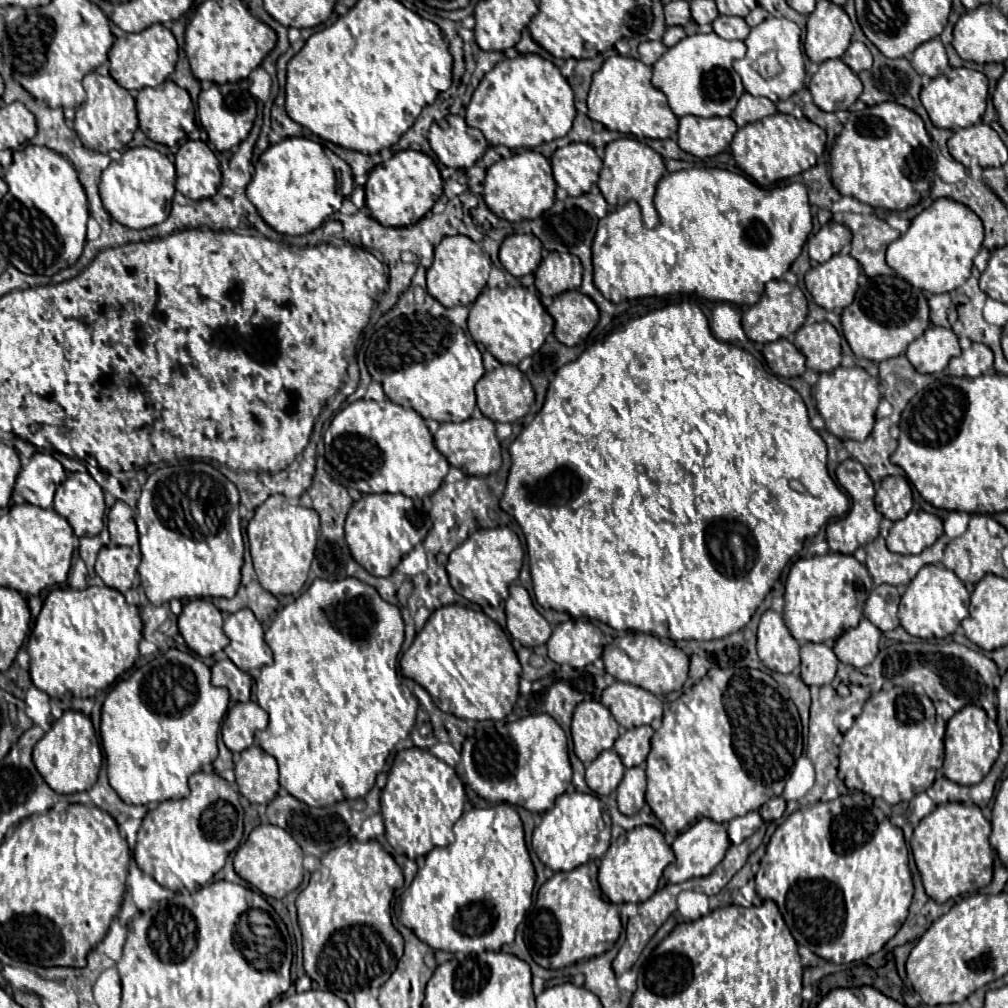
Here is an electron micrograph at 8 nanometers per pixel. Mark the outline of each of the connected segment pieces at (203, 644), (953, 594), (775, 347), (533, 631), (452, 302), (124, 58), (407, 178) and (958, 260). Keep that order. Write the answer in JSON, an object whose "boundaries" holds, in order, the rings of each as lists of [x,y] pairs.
{"boundaries":[[[[192,599],[183,606],[179,632],[187,646],[199,656],[213,656],[229,644],[223,632],[223,616],[207,599]]],[[[923,566],[907,586],[899,604],[901,626],[911,636],[923,640],[951,636],[967,616],[969,616],[969,592],[965,584],[955,576],[955,572],[943,566]]],[[[777,340],[777,342],[765,344],[763,356],[771,372],[783,378],[803,376],[807,370],[805,356],[789,340]]],[[[511,584],[509,600],[505,604],[507,630],[523,646],[547,644],[551,636],[549,622],[535,610],[529,592],[521,584]]],[[[445,236],[435,246],[433,266],[427,270],[427,292],[437,298],[445,308],[471,306],[487,284],[491,260],[485,250],[467,236]]],[[[153,24],[139,34],[127,34],[117,38],[109,50],[109,72],[115,82],[127,90],[141,90],[147,86],[159,86],[175,70],[177,62],[177,42],[169,28],[163,24]]],[[[401,150],[381,162],[365,184],[365,204],[371,216],[383,226],[411,226],[423,218],[443,194],[443,180],[437,164],[423,152]]],[[[939,198],[927,210],[923,210],[899,240],[887,248],[887,264],[899,272],[909,284],[931,294],[943,294],[959,288],[973,268],[973,258],[983,244],[981,220],[963,204]]]]}

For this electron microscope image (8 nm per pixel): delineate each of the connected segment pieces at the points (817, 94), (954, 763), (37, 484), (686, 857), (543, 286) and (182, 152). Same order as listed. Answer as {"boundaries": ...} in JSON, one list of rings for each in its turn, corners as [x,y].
{"boundaries":[[[[827,60],[809,82],[813,102],[823,112],[849,110],[863,92],[863,84],[843,60]]],[[[967,706],[955,712],[947,722],[945,732],[945,766],[943,774],[955,784],[979,784],[983,776],[991,770],[1001,749],[1001,735],[996,720],[990,719],[979,706]]],[[[33,454],[29,464],[23,466],[23,470],[17,476],[15,492],[19,492],[25,502],[51,508],[53,506],[53,494],[57,486],[65,480],[65,468],[49,454]]],[[[703,818],[699,820],[695,826],[691,826],[687,832],[679,834],[673,842],[673,852],[677,856],[675,864],[667,866],[665,872],[663,872],[663,878],[669,882],[669,884],[681,884],[685,880],[691,880],[691,878],[703,878],[703,876],[709,876],[715,872],[715,868],[723,862],[725,858],[725,852],[727,848],[731,846],[729,842],[729,836],[727,836],[727,830],[723,824],[715,822],[715,820],[709,820],[709,818]]],[[[549,252],[535,272],[535,286],[541,296],[559,296],[565,290],[578,289],[582,283],[583,267],[570,252]]],[[[187,140],[177,150],[174,165],[177,168],[175,188],[183,196],[191,200],[203,200],[217,192],[221,182],[219,160],[205,142]]]]}

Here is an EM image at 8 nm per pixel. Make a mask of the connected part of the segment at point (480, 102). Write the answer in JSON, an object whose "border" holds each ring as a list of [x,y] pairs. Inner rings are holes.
{"border":[[[519,54],[513,60],[501,60],[481,80],[465,114],[467,124],[481,130],[487,142],[507,148],[533,148],[561,138],[571,130],[573,118],[575,106],[571,86],[553,62],[537,54]]]}

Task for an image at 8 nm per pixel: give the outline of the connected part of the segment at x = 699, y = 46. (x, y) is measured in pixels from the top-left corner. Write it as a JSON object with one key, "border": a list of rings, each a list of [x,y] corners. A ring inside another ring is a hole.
{"border":[[[693,34],[669,48],[653,64],[653,86],[667,96],[669,108],[677,118],[683,116],[729,116],[739,98],[745,94],[739,74],[733,70],[733,60],[745,56],[745,44],[741,40],[725,40],[711,34]]]}

